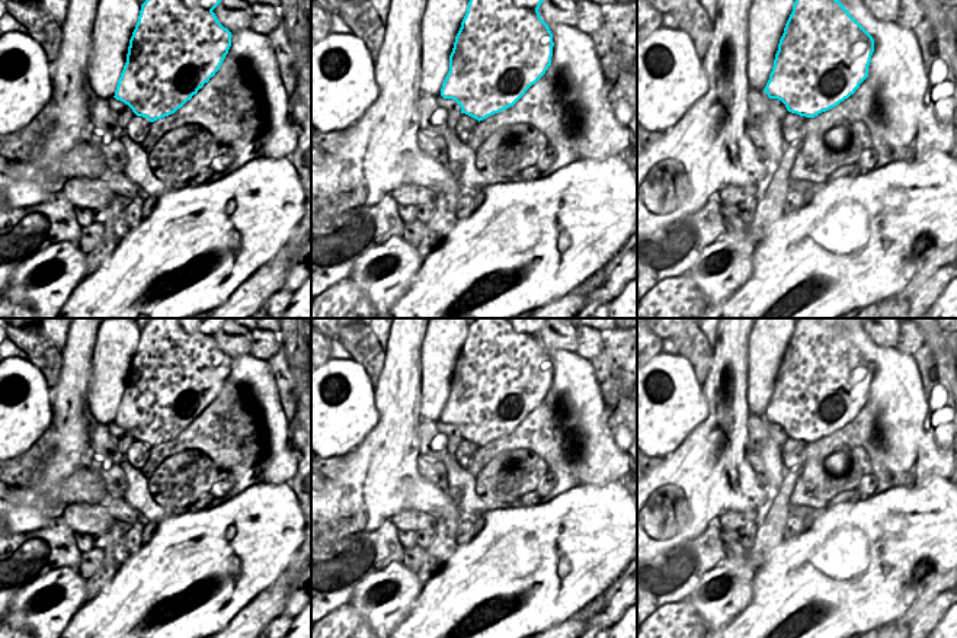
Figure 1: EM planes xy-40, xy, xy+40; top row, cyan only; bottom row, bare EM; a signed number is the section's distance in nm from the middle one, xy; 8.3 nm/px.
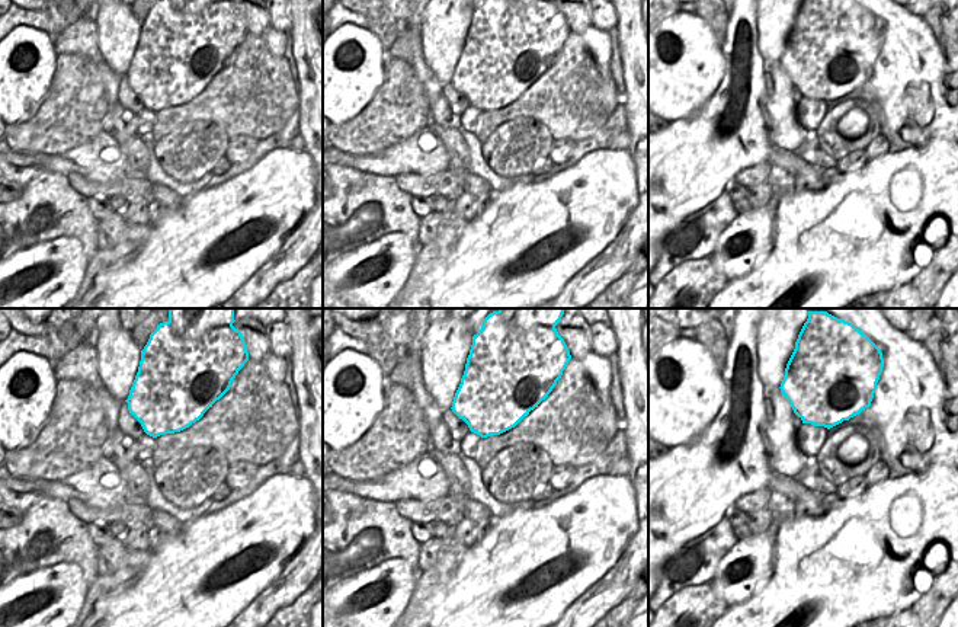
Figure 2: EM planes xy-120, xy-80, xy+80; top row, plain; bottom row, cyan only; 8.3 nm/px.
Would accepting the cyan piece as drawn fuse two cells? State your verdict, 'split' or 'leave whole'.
split

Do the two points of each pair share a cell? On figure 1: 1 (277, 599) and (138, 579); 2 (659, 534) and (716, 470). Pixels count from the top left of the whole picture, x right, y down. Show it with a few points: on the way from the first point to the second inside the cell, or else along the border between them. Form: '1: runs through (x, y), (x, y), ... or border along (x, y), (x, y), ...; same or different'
1: border along (281, 573), (231, 619); different
2: runs through (668, 518), (700, 486); same

